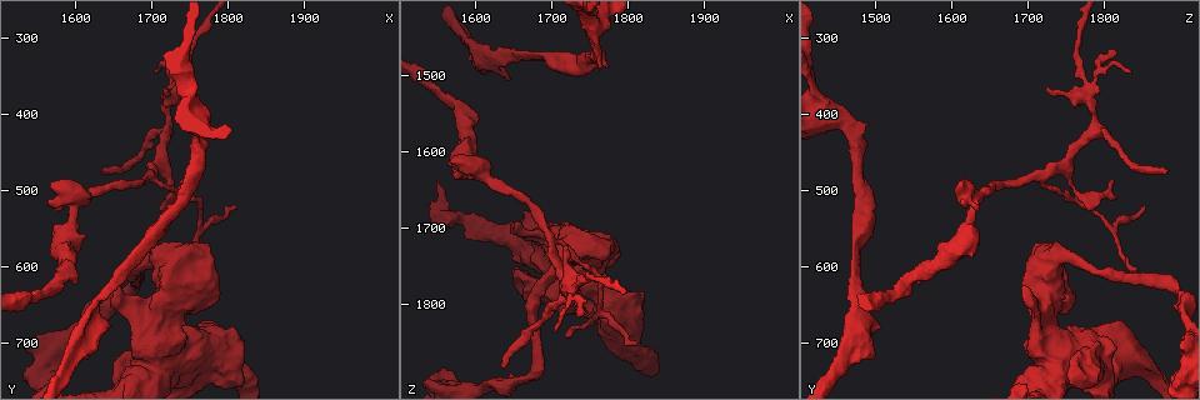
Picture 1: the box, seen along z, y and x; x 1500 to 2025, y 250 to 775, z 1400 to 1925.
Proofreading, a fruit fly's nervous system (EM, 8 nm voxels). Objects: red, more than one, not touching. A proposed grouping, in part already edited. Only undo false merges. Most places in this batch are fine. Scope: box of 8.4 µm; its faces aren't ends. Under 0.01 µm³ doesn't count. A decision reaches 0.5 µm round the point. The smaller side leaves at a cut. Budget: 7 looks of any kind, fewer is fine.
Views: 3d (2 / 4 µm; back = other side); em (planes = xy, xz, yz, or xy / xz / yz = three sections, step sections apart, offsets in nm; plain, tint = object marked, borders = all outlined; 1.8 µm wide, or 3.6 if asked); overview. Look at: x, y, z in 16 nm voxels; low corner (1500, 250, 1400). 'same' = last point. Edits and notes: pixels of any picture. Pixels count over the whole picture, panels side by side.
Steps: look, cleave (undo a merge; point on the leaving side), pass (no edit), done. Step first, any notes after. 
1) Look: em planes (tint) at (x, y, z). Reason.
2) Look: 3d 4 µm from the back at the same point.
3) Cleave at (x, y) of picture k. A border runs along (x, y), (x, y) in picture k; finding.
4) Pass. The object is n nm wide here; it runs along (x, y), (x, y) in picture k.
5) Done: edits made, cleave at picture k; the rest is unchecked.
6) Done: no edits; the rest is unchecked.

Look: em 3.6 µm xy step 4 (tint) at (1750, 620, 1725). Thick turns thin.

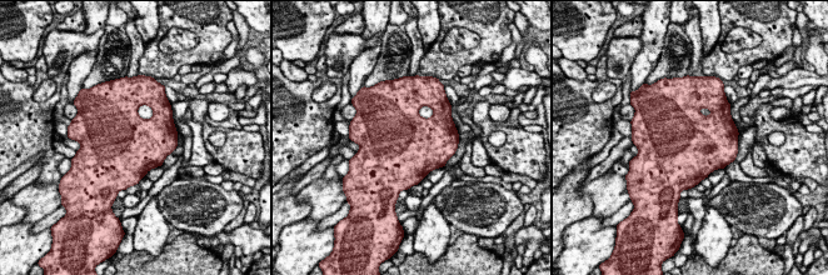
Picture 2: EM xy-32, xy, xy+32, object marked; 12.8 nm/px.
Look: em 3.6 µm planes (tint) at the same point.

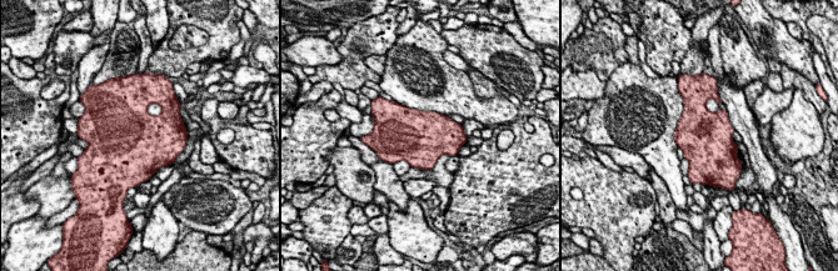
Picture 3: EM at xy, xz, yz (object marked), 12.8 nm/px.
Pass. The object is 700 nm wide here; one neuron here.

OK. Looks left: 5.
Look: 3d 4 µm at (1665, 745, 1770). Calibre changes.

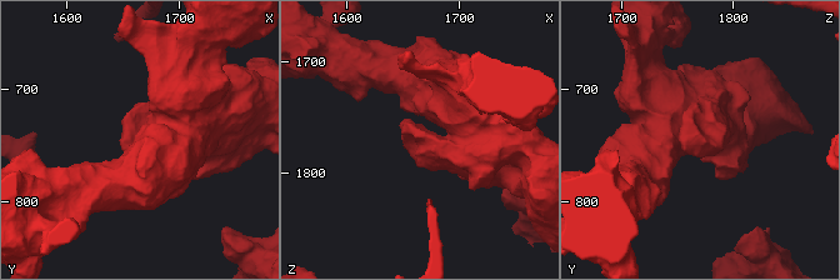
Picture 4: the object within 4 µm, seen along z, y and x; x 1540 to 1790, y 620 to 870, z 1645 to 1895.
Look: em 3.6 µm xz step 4 (tint) at (1666, 742, 1766). Now the EM.

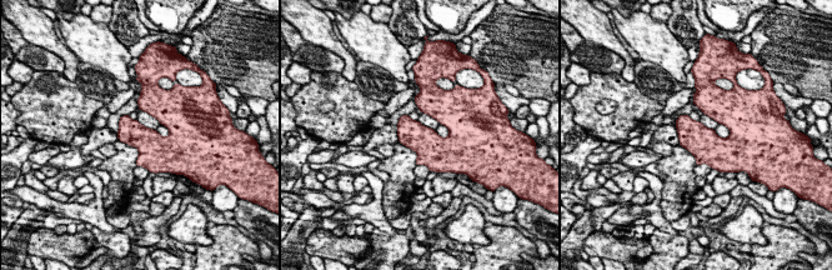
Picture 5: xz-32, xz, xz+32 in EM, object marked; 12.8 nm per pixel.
Look: em 3.6 µm planes (tint) at the same point. Cut it another way.

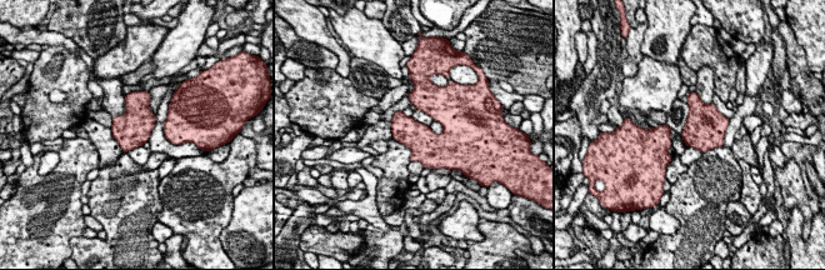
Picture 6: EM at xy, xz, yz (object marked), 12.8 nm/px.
Pass. All the same neuron.

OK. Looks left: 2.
Look: em xz step 16 (tint) at (1730, 350, 1790). Thin neck.

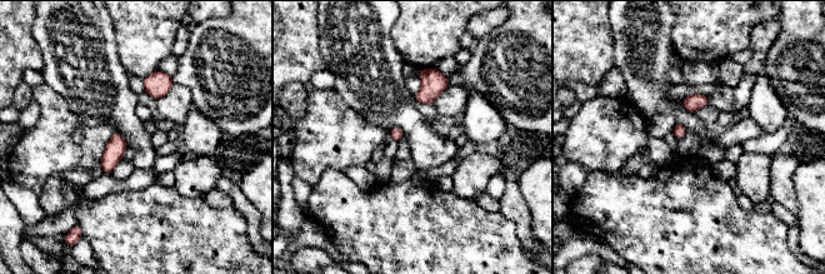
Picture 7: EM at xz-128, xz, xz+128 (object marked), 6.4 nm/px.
Look: em planes (borders) at the same point. Another direction.

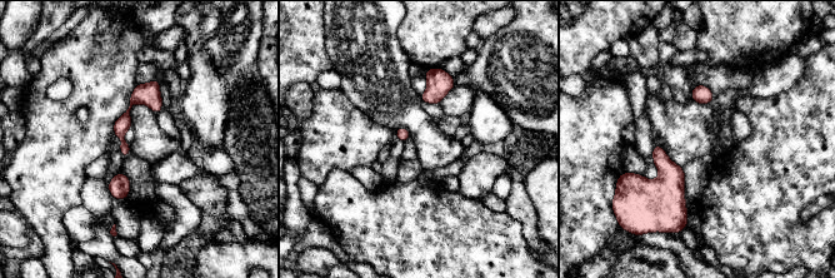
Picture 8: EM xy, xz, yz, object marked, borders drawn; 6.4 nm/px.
Pass. It runs along (155, 83), (126, 113), (124, 152) in picture 8; one neuron here.

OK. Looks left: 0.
Done: no edits; the rest is unchecked.

